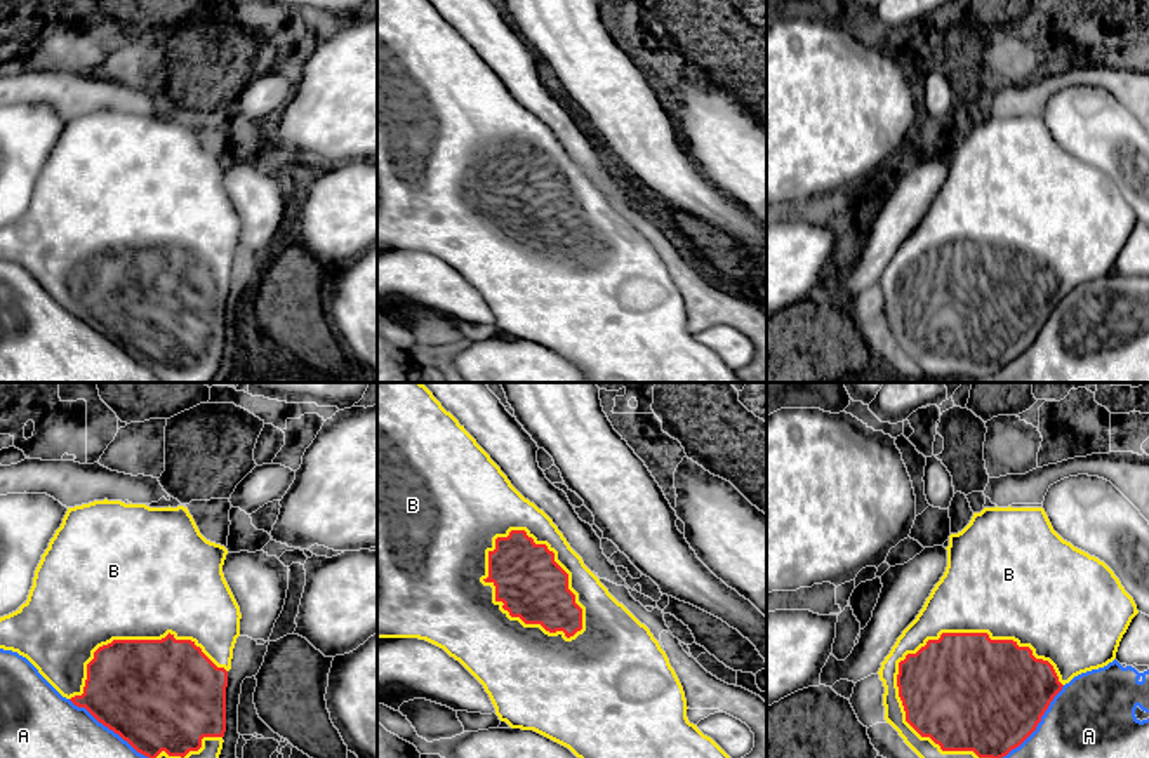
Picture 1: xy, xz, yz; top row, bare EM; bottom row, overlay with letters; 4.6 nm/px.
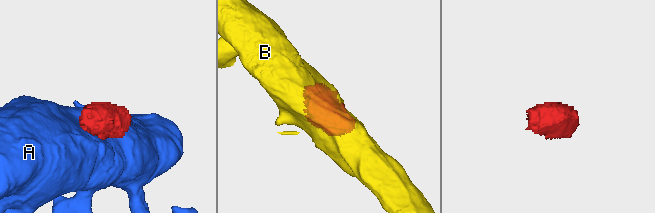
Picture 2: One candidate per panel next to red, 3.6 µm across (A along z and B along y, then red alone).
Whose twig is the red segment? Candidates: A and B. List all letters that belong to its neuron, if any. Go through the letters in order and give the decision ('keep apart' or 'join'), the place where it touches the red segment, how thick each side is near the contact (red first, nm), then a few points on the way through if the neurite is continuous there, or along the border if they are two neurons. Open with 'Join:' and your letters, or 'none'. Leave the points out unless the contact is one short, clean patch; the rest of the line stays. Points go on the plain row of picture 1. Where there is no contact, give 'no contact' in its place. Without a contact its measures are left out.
Join: B
A: keep apart; meets red in yz at (1036, 336); 500 nm thick on the red side, 500 nm on the other
B: join; meets red in yz at (981, 244); 480 nm thick on the red side, 480 nm on the other

